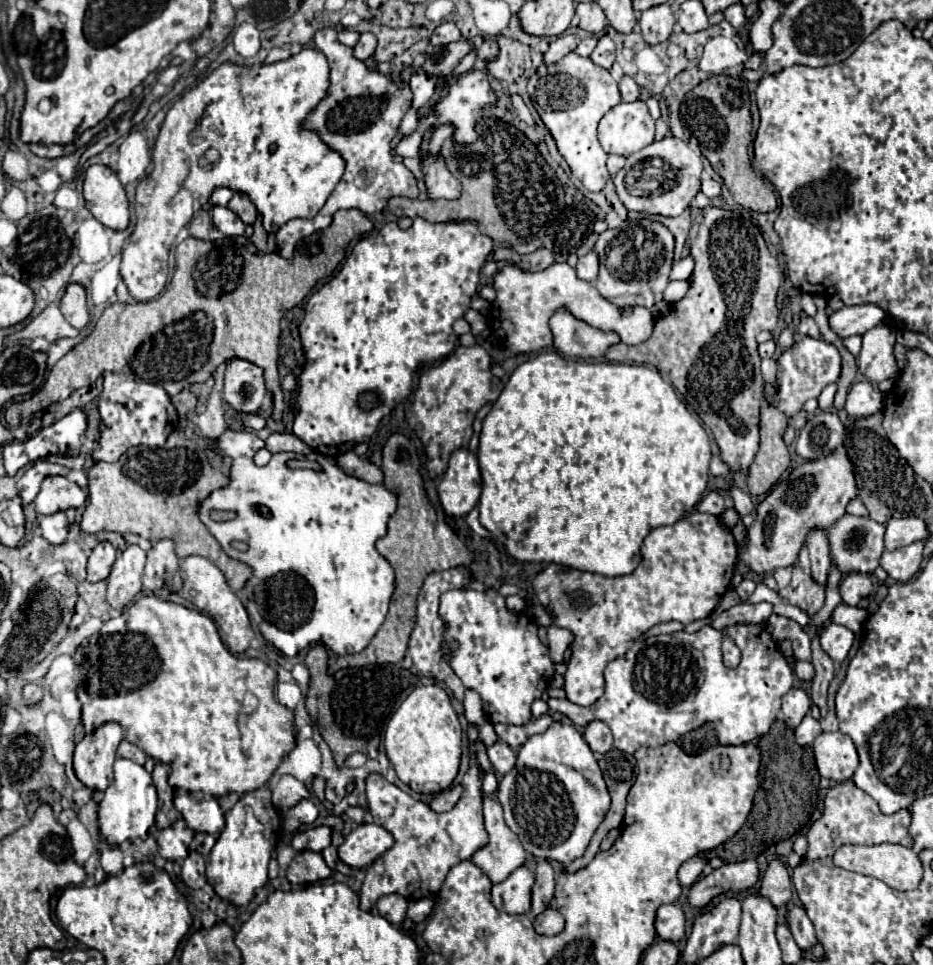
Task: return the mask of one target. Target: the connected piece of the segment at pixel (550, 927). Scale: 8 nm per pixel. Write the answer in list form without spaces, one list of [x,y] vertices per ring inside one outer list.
[[[545,909],[543,913],[535,915],[535,919],[533,919],[533,927],[541,935],[557,935],[557,933],[561,933],[563,925],[565,925],[565,919],[561,917],[561,913],[557,909]]]

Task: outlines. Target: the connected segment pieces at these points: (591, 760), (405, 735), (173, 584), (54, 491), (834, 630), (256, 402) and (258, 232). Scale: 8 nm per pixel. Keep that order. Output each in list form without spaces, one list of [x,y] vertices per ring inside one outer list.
[[[553,723],[545,733],[533,735],[521,745],[513,771],[509,771],[499,781],[497,799],[503,805],[507,827],[519,837],[525,851],[537,859],[559,861],[563,865],[569,865],[573,859],[585,853],[593,833],[611,807],[603,771],[599,769],[593,751],[589,749],[581,731],[575,725],[567,723]]]
[[[419,685],[401,703],[401,707],[391,717],[391,721],[389,721],[389,725],[385,730],[383,745],[385,751],[387,751],[389,761],[393,763],[395,771],[397,771],[397,777],[405,785],[409,785],[417,793],[435,795],[435,793],[445,791],[451,785],[451,781],[455,779],[457,771],[459,771],[459,761],[461,761],[462,756],[462,737],[461,723],[457,713],[451,707],[451,699],[445,693],[445,689],[441,689],[439,685]]]
[[[163,539],[147,551],[143,589],[153,591],[161,599],[167,599],[171,593],[177,593],[181,585],[183,585],[183,577],[181,577],[175,545],[173,541]]]
[[[47,477],[35,499],[35,511],[39,515],[53,515],[71,507],[77,509],[85,503],[85,499],[87,495],[77,483],[71,483],[65,477]]]
[[[829,623],[821,633],[821,647],[833,661],[843,661],[853,645],[853,639],[855,639],[853,631],[849,631],[843,625]]]
[[[231,359],[225,369],[223,399],[243,413],[255,413],[267,395],[263,369],[245,359]]]
[[[260,215],[257,217],[253,229],[255,229],[255,233],[253,233],[251,241],[255,243],[255,247],[257,247],[259,251],[265,251],[265,247],[267,247],[267,231],[263,229],[262,217]]]

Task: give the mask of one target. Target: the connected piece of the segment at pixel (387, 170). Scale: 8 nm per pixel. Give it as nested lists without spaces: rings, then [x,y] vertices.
[[[331,27],[319,29],[315,33],[315,47],[329,59],[331,87],[325,101],[321,101],[321,105],[307,117],[305,127],[317,129],[319,137],[345,157],[347,169],[317,217],[293,219],[277,231],[277,251],[285,259],[293,257],[299,239],[329,227],[333,213],[339,209],[359,209],[369,215],[381,211],[391,197],[403,195],[415,199],[419,195],[413,173],[403,165],[389,163],[389,153],[392,153],[389,152],[389,145],[399,131],[403,115],[411,107],[411,87],[405,83],[393,83],[377,71],[369,71],[363,61],[353,57],[351,47],[337,41],[337,31]]]

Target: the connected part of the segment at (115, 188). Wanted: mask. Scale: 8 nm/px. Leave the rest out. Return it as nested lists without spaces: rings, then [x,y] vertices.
[[[91,165],[85,171],[83,195],[89,211],[105,227],[123,231],[129,225],[129,201],[117,175],[105,165]]]

